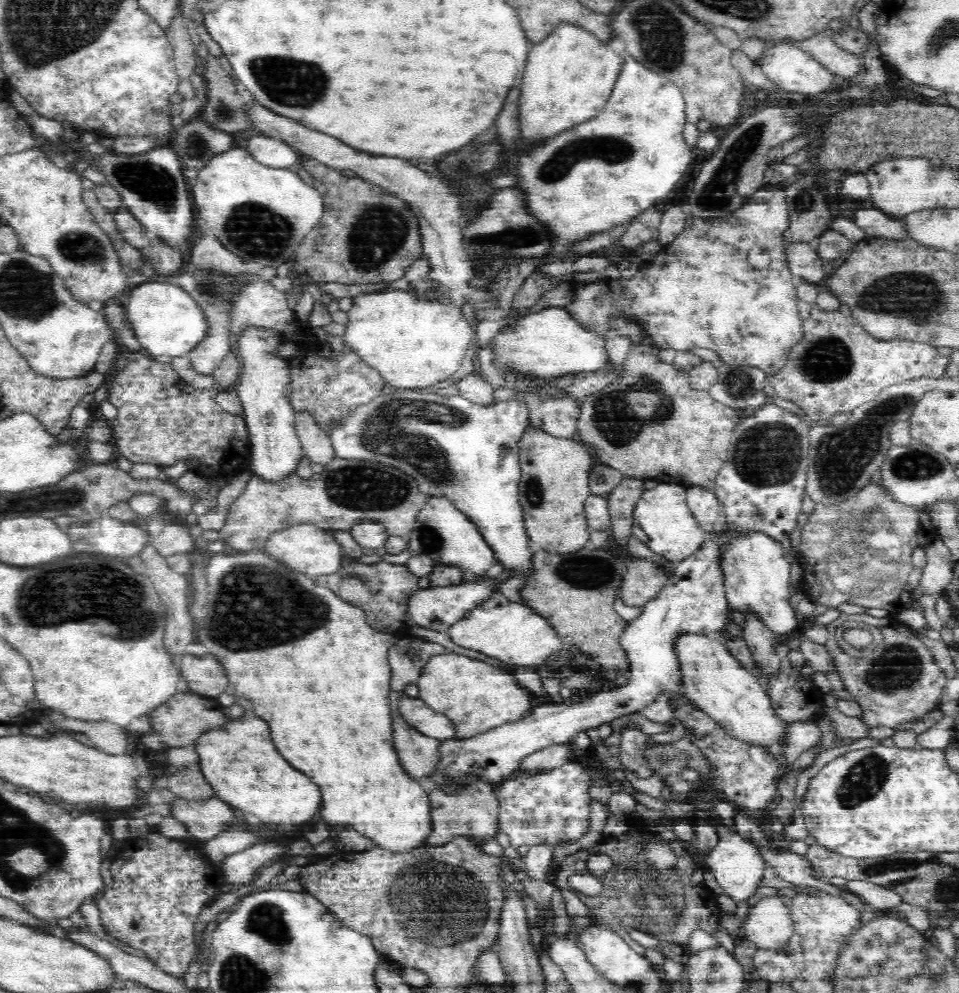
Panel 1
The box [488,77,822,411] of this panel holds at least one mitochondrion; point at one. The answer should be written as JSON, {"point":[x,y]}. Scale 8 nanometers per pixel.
{"point":[717,192]}

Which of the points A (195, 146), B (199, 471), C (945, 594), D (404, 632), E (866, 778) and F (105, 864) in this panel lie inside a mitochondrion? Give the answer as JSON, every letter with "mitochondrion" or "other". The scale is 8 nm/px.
{"A":"mitochondrion","B":"other","C":"other","D":"other","E":"mitochondrion","F":"other"}

